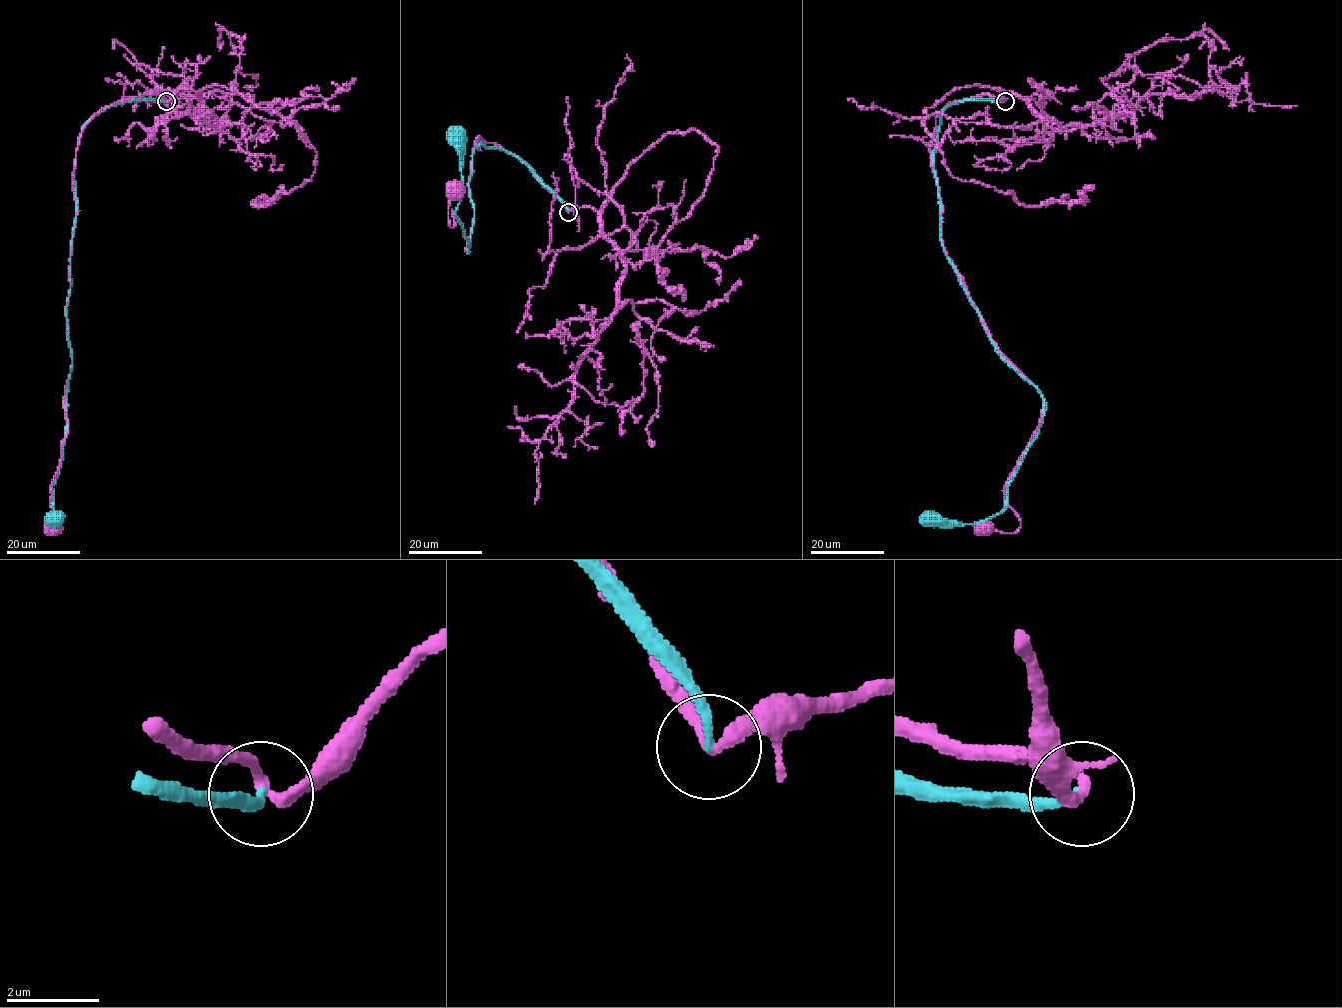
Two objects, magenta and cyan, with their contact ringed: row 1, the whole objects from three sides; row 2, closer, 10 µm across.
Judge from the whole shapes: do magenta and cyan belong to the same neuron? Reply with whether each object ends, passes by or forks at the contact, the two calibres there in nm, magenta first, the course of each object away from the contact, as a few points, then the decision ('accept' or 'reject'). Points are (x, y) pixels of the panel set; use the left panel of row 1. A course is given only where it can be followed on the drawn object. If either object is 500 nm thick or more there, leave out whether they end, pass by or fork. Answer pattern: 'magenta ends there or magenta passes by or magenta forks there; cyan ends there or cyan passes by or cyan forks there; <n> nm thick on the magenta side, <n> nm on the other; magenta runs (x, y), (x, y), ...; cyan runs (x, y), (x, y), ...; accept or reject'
magenta passes by; cyan ends there; 240 nm thick on the magenta side, 190 nm on the other; magenta runs (165, 101), (145, 93), (103, 108), (78, 144), (68, 432), (47, 533), (51, 526); cyan runs (165, 101), (130, 100), (99, 111), (77, 146), (66, 311), (72, 369), (52, 486), (60, 523), (57, 518); reject

